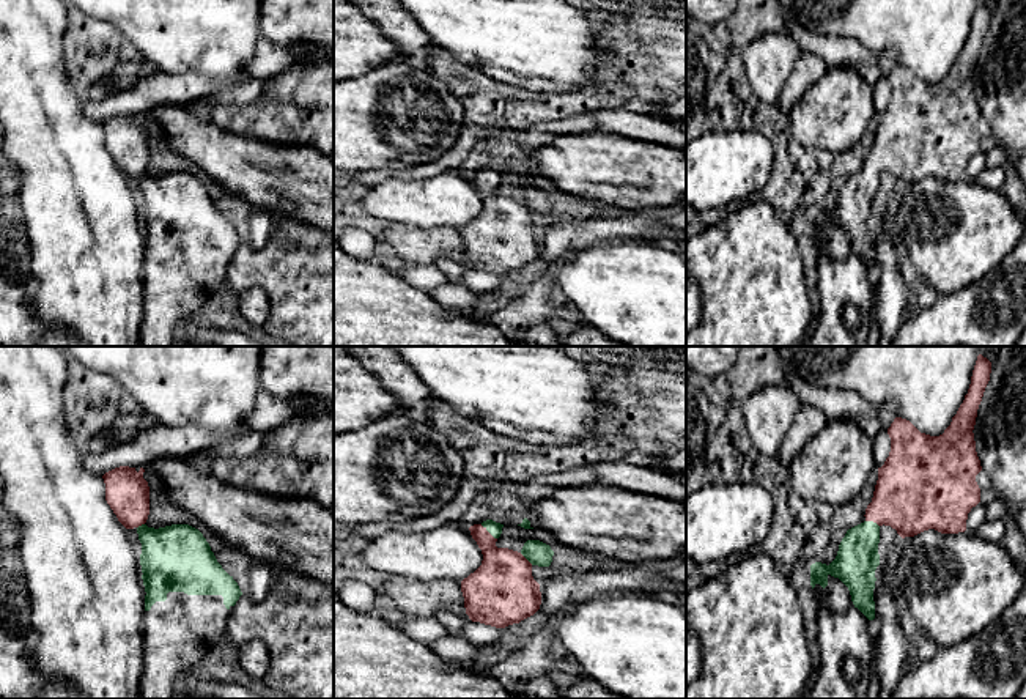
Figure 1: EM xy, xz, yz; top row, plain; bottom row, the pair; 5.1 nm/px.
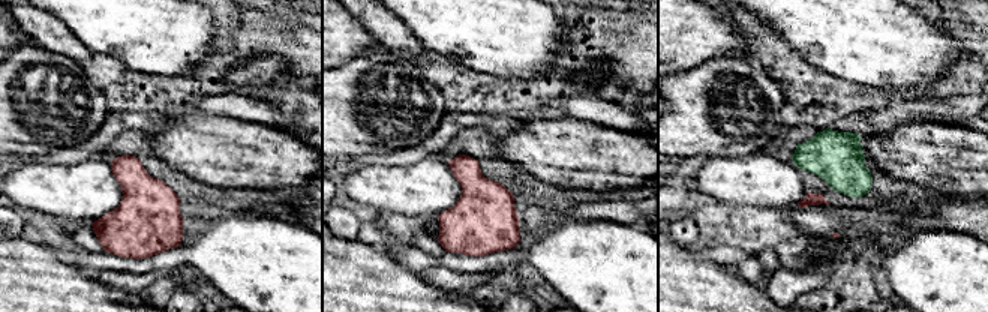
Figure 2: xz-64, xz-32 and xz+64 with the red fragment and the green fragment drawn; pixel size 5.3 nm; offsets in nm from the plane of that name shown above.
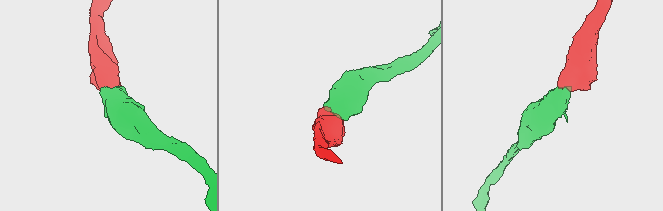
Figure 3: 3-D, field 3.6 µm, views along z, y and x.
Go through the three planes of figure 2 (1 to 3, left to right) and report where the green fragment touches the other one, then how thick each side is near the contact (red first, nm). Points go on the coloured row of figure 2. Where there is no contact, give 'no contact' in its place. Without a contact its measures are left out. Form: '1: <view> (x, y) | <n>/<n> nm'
1: no contact
2: no contact
3: no contact

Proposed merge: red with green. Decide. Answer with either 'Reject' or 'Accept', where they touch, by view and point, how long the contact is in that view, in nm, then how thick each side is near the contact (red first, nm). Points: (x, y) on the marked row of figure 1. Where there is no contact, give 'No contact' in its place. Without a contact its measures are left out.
Accept. Touches red at xz (487, 531). Shared border 120 nm. Thickness 280 nm (red) against 70 nm

